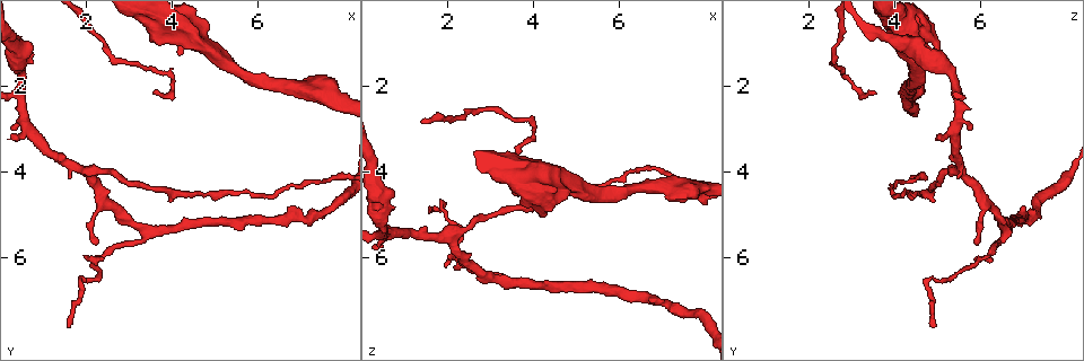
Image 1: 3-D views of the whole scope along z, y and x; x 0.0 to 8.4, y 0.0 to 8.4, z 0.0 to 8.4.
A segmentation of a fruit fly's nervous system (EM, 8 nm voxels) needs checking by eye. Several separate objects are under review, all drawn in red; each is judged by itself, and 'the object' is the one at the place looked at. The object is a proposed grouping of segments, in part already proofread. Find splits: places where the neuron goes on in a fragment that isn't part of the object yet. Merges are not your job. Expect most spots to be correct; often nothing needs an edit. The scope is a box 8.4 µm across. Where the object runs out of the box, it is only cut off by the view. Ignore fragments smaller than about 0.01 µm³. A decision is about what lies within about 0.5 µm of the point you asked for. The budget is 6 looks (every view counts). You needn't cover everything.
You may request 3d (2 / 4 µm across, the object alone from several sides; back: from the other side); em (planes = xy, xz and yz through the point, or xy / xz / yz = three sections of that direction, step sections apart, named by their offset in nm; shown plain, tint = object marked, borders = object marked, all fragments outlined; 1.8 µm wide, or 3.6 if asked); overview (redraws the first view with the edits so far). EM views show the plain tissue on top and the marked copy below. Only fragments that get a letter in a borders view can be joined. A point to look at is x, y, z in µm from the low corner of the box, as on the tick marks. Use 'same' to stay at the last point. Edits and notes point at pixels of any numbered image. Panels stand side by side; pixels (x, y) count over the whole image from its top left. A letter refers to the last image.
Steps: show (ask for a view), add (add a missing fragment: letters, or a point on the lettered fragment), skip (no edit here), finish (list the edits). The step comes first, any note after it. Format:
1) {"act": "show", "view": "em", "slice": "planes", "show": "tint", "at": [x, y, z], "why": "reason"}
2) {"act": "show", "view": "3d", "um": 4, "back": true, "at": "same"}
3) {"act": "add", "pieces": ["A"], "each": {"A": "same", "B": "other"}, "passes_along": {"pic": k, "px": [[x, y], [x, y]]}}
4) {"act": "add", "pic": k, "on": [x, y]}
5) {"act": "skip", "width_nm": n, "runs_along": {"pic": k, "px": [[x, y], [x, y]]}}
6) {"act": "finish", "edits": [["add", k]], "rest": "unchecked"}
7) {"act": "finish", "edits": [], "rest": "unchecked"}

{"act": "show", "view": "em", "slice": "planes", "show": "borders", "at": [1.95, 3.95, 5.55], "why": "three arms meet"}

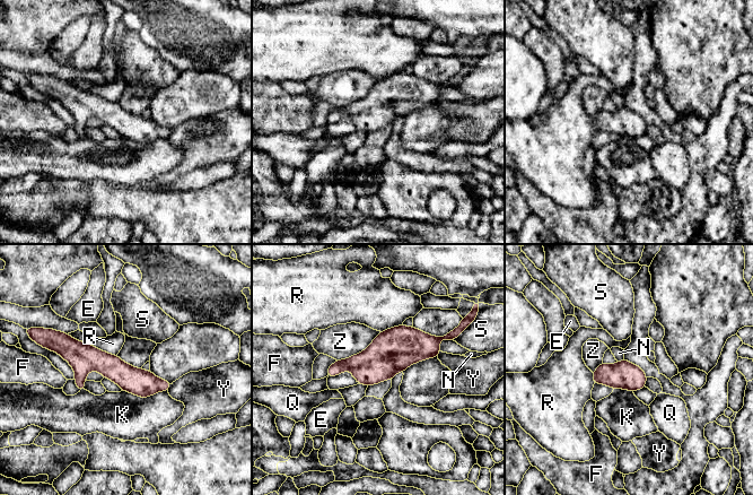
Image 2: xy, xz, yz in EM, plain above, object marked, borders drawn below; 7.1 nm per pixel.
{"act": "skip", "each": {"E": "other", "F": "other", "K": "other", "N": "other", "Q": "other", "R": "other", "S": "other", "Y": "other", "Z": "other"}, "border": {"pic": 2, "px": [[623, 358], [618, 362]]}, "found": "no lettered fragment goes on from it"}

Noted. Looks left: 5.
{"act": "show", "view": "em", "slice": "planes", "show": "borders", "at": [3.55, 2.20, 3.60], "why": "long arm stops here"}

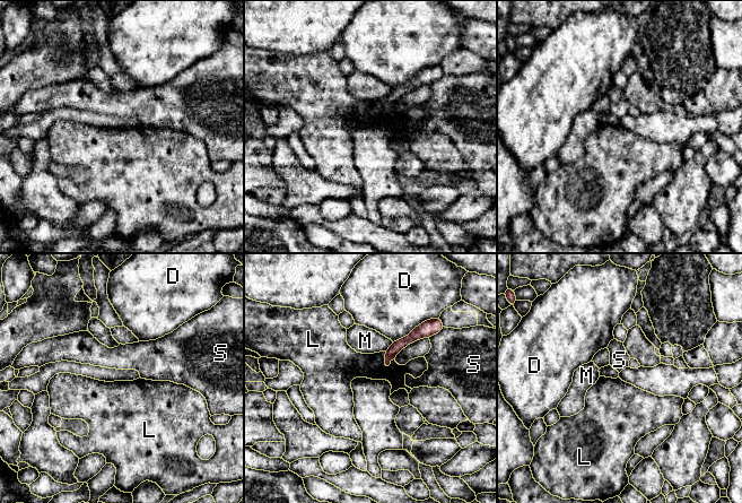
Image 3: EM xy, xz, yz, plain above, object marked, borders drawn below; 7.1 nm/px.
{"act": "skip", "each": {"D": "other", "L": "other", "M": "other", "S": "other"}, "border": {"pic": 3, "px": [[384, 352], [384, 363], [387, 366]]}, "found": "no lettered fragment goes on from it"}

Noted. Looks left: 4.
{"act": "show", "view": "em", "slice": "xz", "step": 16, "show": "borders", "at": [4.25, 1.25, 5.00]}

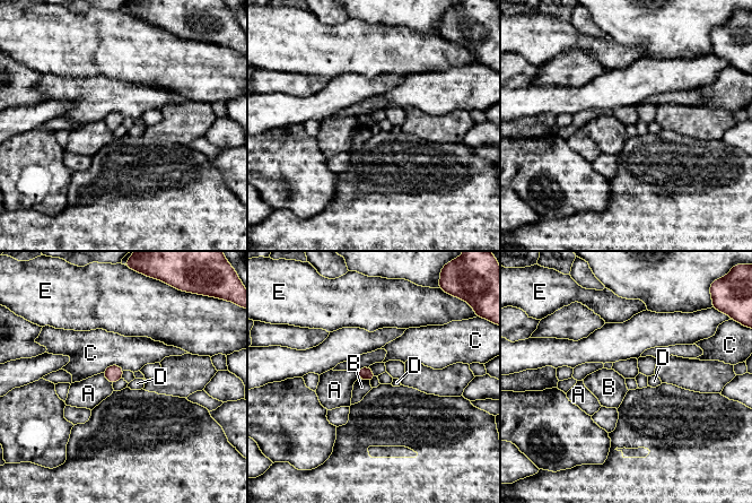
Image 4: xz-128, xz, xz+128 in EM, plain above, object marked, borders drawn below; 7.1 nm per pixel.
{"act": "show", "view": "em", "slice": "planes", "show": "borders", "at": "same", "why": "another direction"}

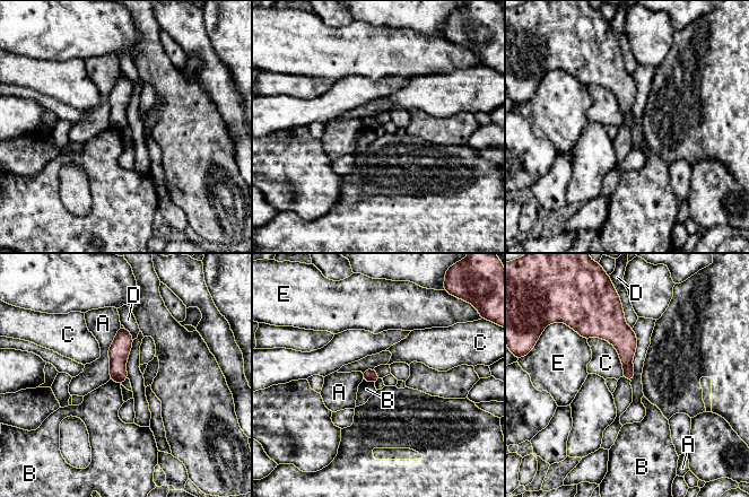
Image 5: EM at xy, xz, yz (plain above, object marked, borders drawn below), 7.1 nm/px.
{"act": "skip", "longest_contact_nm": ["A", 400], "each": {"A": "other", "B": "other", "C": "other", "D": "other", "E": "other"}, "border": {"pic": 5, "px": [[363, 378], [374, 383]]}, "found": "none of them fits"}

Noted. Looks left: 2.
{"act": "finish", "edits": [], "rest": "unchecked"}

